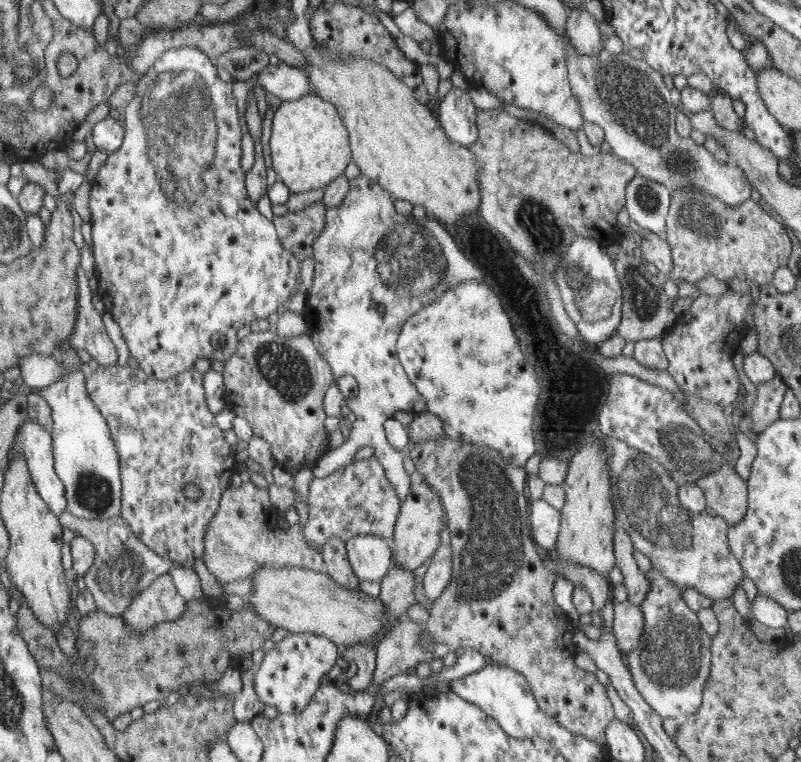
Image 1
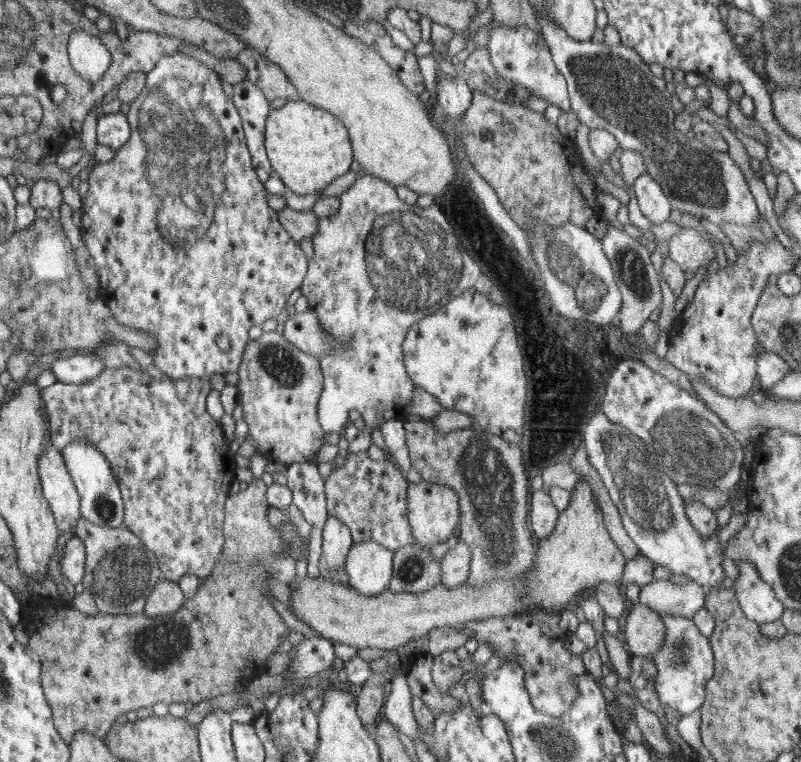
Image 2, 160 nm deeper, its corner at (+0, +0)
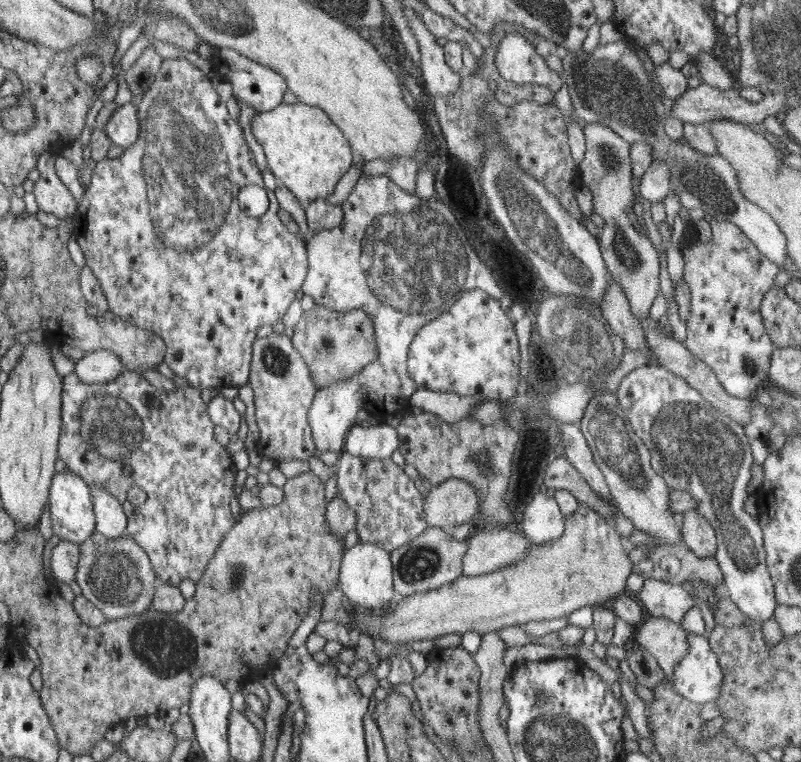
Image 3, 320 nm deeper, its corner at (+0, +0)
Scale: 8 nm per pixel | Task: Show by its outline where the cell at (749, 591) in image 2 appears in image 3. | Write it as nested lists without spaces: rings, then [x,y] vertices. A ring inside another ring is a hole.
[[[641,365],[615,387],[617,387],[619,405],[630,420],[633,431],[650,450],[653,469],[659,472],[660,476],[665,476],[673,489],[695,498],[696,510],[712,525],[717,539],[715,558],[724,575],[723,592],[748,618],[760,622],[772,618],[777,601],[766,566],[764,534],[760,528],[760,519],[754,520],[744,510],[744,502],[750,494],[747,490],[752,480],[750,468],[754,458],[743,428],[734,419],[730,419],[724,411],[712,407],[681,376],[660,365]]]

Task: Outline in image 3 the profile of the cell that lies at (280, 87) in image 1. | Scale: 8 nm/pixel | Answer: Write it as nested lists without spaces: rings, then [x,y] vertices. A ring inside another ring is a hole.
[[[217,48],[210,57],[212,69],[217,77],[232,84],[233,97],[239,105],[250,105],[258,113],[269,112],[279,107],[288,89],[286,78],[275,70],[260,65],[235,49]]]

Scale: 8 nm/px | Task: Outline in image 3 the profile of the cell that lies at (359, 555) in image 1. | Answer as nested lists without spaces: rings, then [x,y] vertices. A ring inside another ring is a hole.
[[[358,543],[343,554],[342,564],[339,568],[339,582],[346,598],[357,609],[380,610],[387,606],[394,594],[392,588],[392,562],[387,550],[372,543]]]

